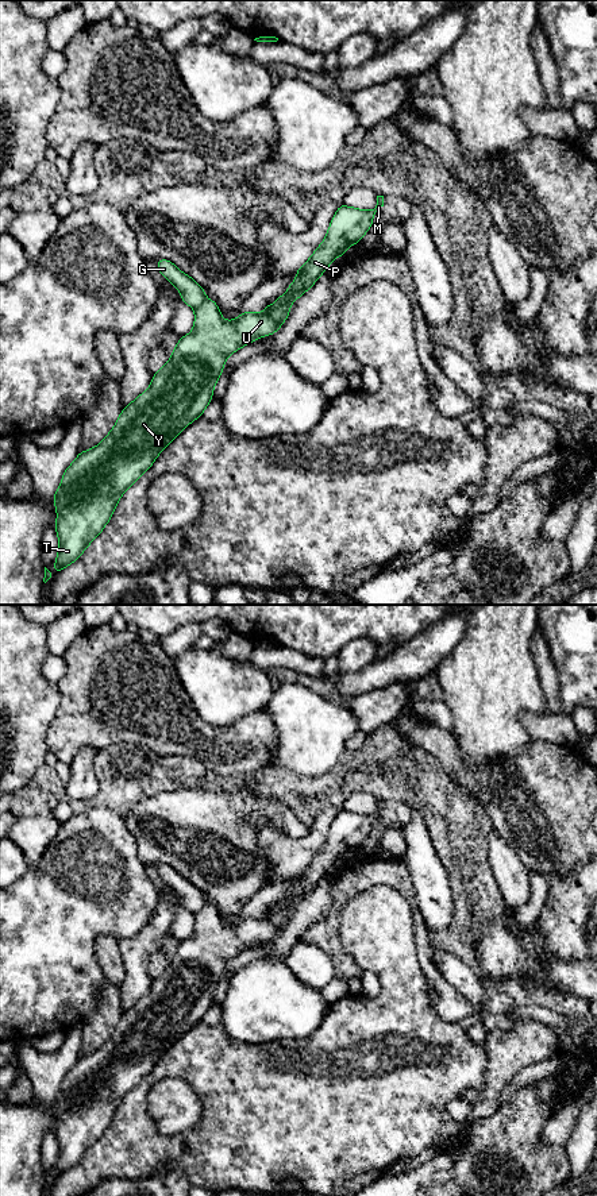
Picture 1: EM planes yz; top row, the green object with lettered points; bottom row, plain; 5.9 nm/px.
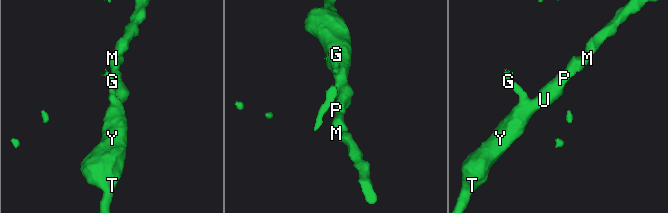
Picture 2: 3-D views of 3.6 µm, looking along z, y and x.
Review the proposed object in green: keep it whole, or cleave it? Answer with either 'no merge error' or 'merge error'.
merge error

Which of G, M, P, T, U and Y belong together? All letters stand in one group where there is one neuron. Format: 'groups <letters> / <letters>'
groups G / M P T U Y

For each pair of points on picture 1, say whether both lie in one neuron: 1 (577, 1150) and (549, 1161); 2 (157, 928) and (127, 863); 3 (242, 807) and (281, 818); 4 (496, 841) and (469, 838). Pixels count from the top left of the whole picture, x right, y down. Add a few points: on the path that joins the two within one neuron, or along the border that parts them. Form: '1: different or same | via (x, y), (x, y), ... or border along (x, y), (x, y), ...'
1: different | border along (563, 1146), (572, 1176)
2: different | border along (158, 895), (151, 919), (128, 937)
3: same | via (251, 813), (272, 813)
4: different | border along (485, 833), (482, 844)

